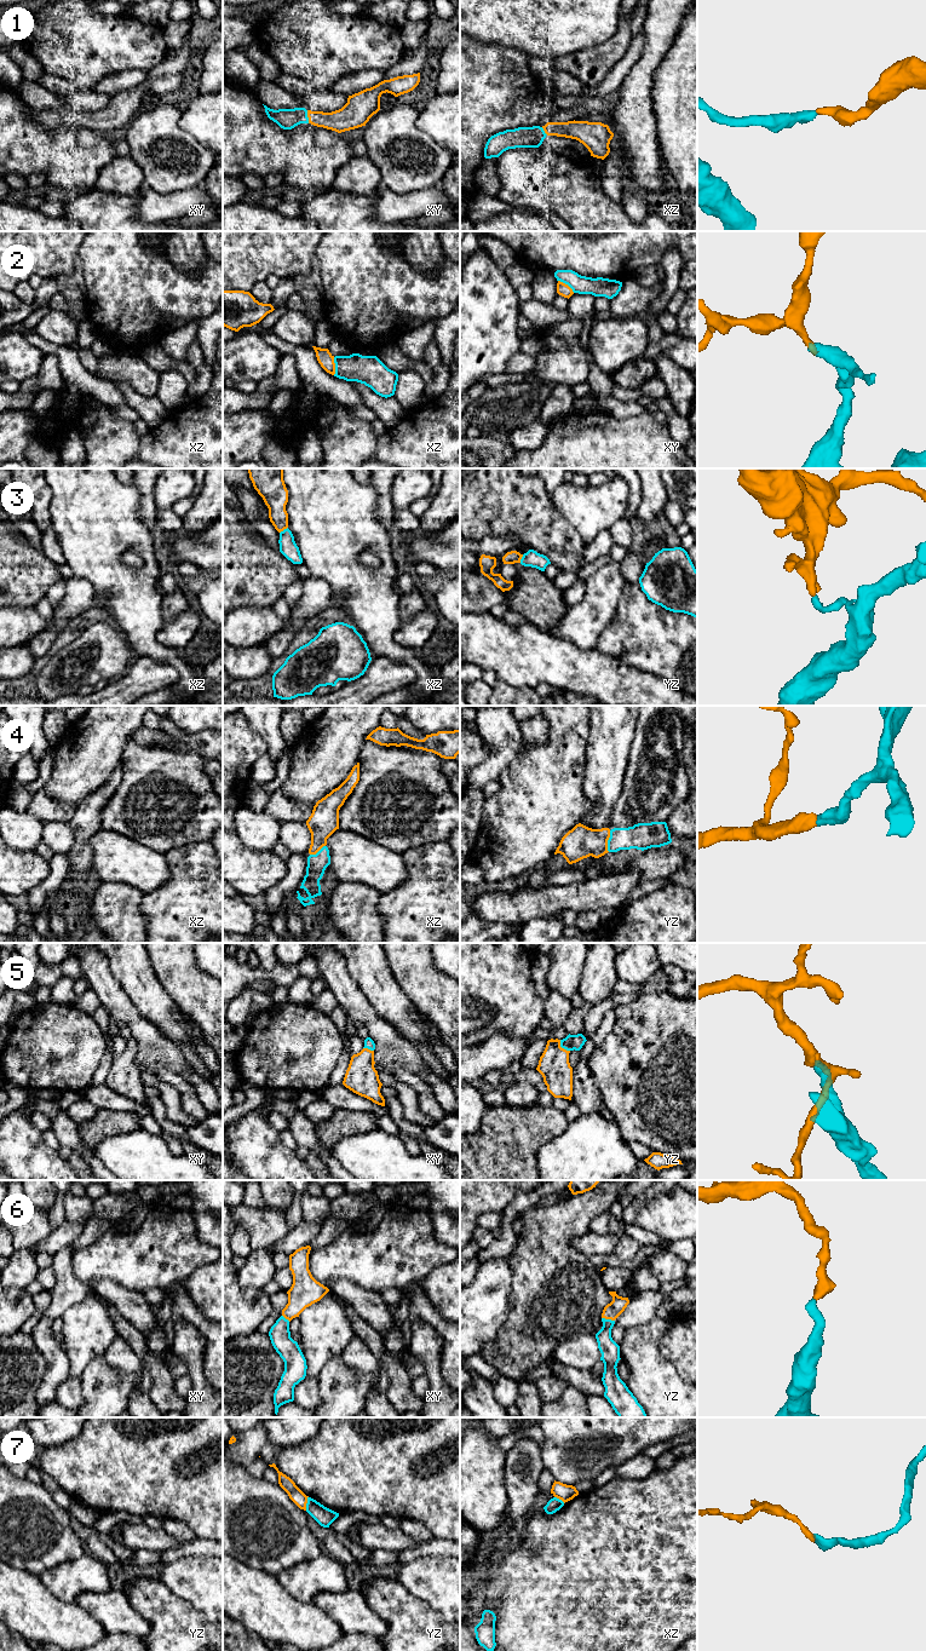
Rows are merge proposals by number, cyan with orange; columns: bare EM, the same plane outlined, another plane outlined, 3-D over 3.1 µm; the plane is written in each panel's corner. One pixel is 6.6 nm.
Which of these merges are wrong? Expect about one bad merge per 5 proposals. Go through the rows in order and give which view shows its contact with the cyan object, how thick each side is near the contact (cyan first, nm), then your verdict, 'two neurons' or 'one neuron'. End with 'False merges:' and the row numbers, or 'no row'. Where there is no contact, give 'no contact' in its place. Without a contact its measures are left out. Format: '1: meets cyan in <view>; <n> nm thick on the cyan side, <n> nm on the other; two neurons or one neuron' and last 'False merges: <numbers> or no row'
1: meets cyan in xy; 140 nm thick on the cyan side, 150 nm on the other; one neuron
2: meets cyan in xz; 190 nm thick on the cyan side, 100 nm on the other; two neurons
3: meets cyan in xz; 120 nm thick on the cyan side, 170 nm on the other; two neurons
4: meets cyan in yz; 180 nm thick on the cyan side, 220 nm on the other; one neuron
5: meets cyan in yz; 100 nm thick on the cyan side, 200 nm on the other; one neuron
6: meets cyan in yz; 130 nm thick on the cyan side, 110 nm on the other; one neuron
7: meets cyan in yz; 120 nm thick on the cyan side, 90 nm on the other; two neurons
False merges: 2, 3, 7

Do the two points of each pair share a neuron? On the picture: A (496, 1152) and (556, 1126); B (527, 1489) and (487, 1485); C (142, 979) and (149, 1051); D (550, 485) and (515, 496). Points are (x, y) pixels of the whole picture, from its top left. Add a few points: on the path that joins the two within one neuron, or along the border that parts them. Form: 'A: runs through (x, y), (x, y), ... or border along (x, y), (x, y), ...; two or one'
A: runs through (511, 1139), (522, 1131), (541, 1126); one
B: border along (505, 1457), (507, 1511); two
C: border along (128, 996), (136, 1010), (151, 1024); two
D: border along (541, 481), (550, 496); two

